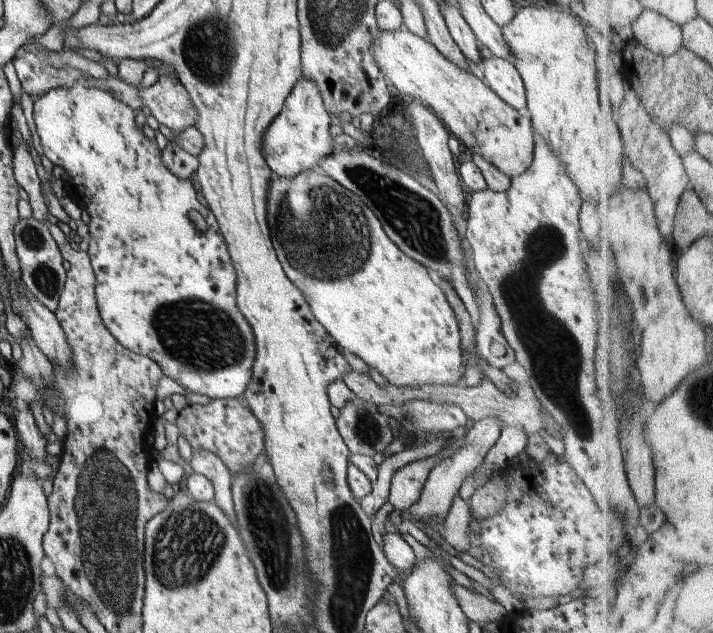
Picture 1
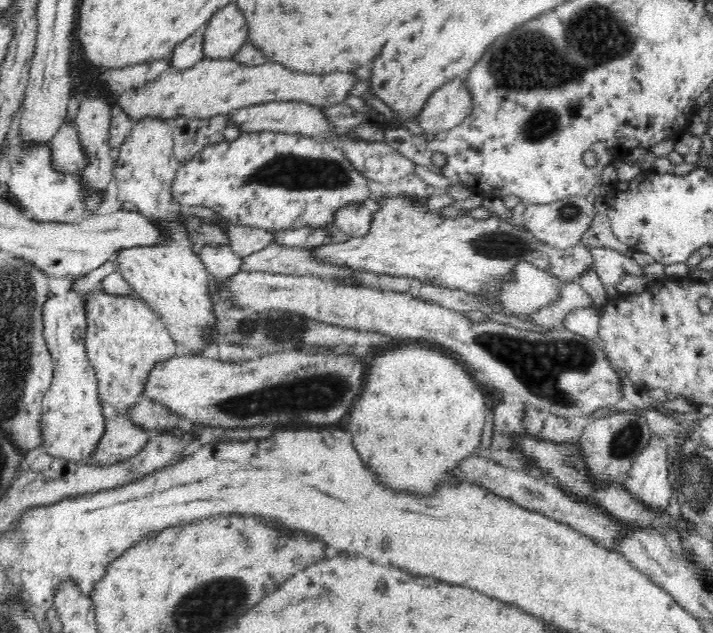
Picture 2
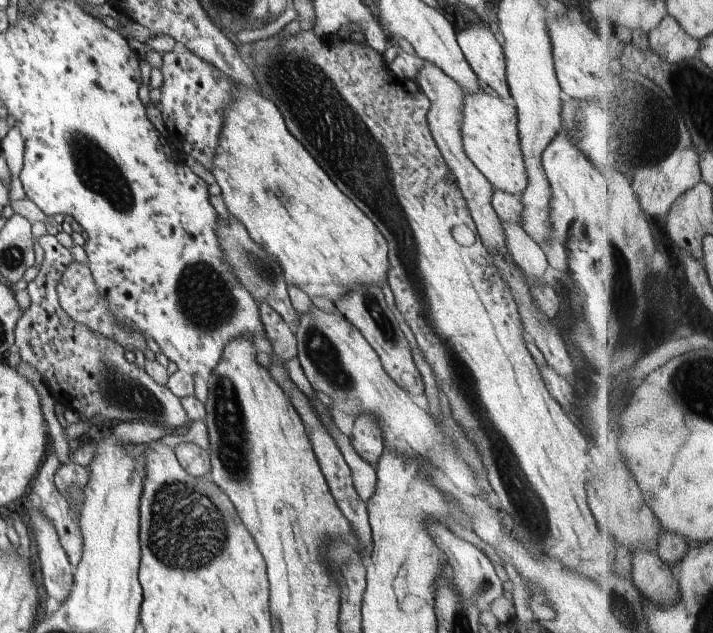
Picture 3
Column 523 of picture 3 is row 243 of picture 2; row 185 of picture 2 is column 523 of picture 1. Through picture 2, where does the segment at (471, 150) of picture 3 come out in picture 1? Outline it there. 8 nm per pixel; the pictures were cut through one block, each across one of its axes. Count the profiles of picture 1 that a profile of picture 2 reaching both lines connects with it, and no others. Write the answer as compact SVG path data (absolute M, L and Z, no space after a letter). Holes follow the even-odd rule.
M405 28L396 31L379 30L369 47L376 67L387 76L390 82L405 94L407 99L416 98L430 106L435 114L444 122L450 134L462 141L469 150L477 151L496 169L508 177L522 175L533 162L533 153L537 141L536 133L532 132L531 120L520 116L518 112L506 105L486 84L476 78L470 70L461 70L455 63L447 60L428 39L412 34Z

